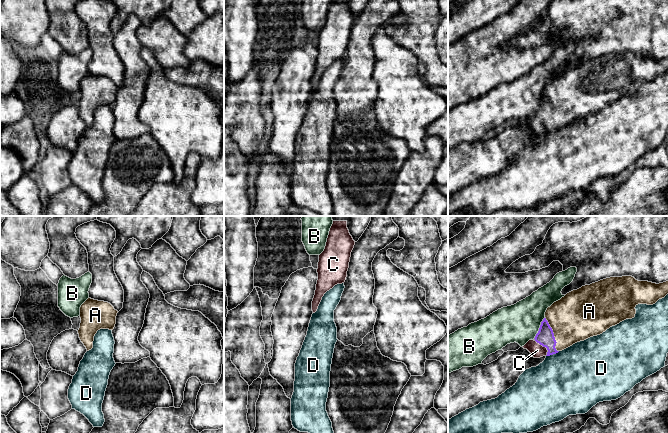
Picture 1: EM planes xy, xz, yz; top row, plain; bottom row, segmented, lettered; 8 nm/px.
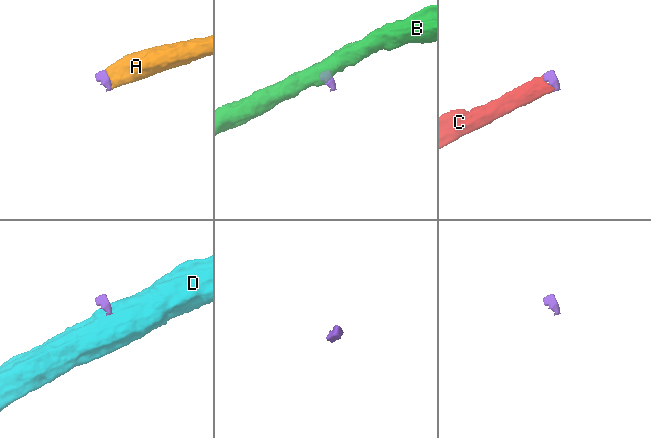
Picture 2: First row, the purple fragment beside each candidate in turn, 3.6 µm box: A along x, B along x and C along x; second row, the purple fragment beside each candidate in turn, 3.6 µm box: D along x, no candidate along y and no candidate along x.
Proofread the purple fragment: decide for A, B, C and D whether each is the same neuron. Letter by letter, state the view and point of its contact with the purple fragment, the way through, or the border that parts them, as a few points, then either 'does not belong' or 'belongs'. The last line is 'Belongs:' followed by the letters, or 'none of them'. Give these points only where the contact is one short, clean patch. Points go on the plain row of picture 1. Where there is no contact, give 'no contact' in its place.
A: meets purple in yz at (553, 110); runs through yz (545, 112), (553, 110), (577, 92); belongs
B: meets purple in yz at (539, 104); border along yz (544, 93), (538, 108), (533, 114); does not belong
C: meets purple in yz at (544, 122); runs through yz (545, 112), (544, 122), (537, 126); belongs
D: meets purple in yz at (552, 130); border along yz (559, 127), (546, 132); does not belong
Belongs: A, C

